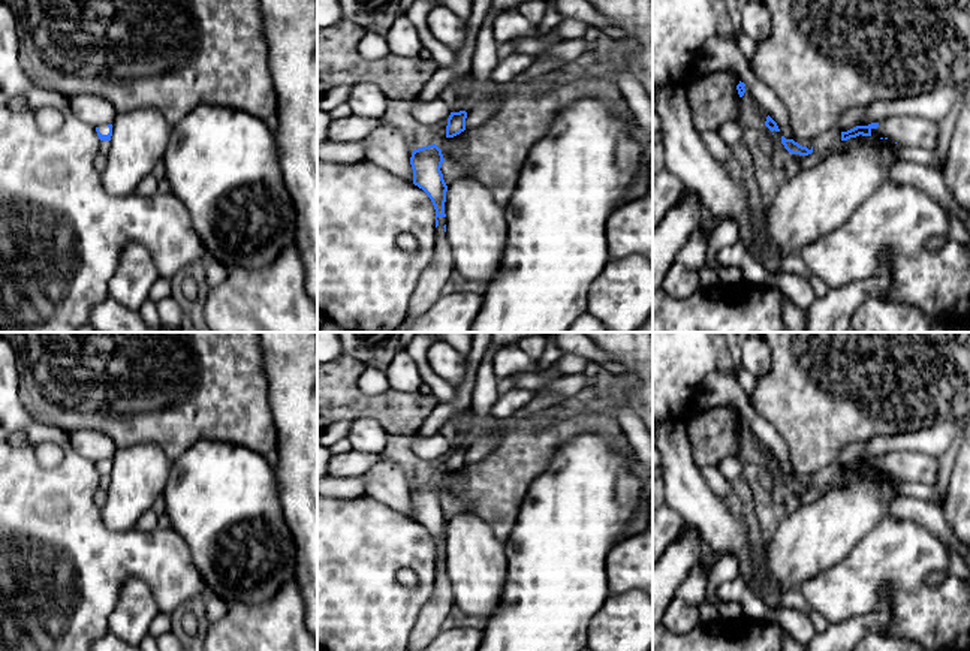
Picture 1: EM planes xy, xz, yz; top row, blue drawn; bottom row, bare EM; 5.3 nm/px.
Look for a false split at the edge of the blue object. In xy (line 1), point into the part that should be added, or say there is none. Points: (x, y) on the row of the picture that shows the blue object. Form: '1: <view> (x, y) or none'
1: xy (104, 129)

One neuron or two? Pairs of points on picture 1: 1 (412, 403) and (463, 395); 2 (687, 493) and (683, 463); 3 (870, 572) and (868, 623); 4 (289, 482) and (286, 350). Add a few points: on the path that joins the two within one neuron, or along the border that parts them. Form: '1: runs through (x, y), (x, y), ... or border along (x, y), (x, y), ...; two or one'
1: border along (439, 403), (416, 431); two
2: runs through (684, 485), (683, 470); one
3: border along (892, 614), (880, 602), (867, 614), (834, 623); two
4: runs through (295, 449), (295, 383); one

